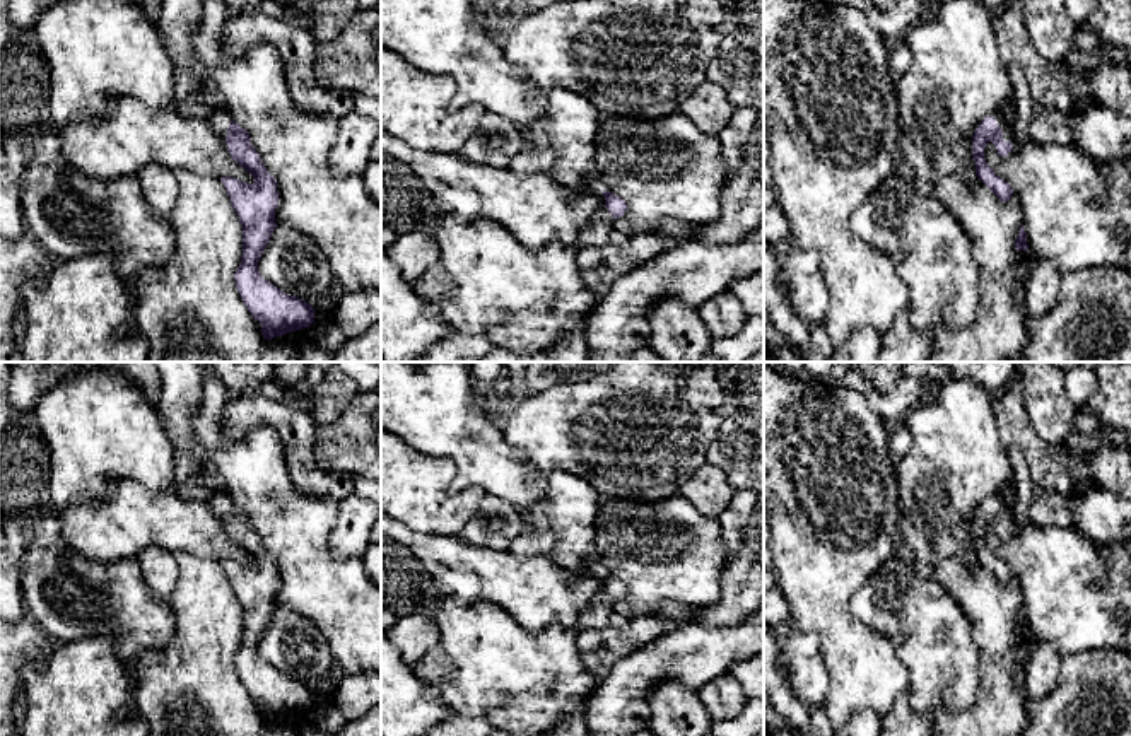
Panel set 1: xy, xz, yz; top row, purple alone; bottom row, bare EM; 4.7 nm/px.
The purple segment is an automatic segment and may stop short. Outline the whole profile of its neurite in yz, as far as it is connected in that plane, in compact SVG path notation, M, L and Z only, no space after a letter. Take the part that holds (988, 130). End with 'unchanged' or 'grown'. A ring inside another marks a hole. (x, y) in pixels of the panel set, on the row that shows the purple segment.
M999 114L986 116L972 135L972 159L976 162L976 174L1005 203L1010 202L1013 190L987 166L984 149L989 142L993 142L998 154L1006 157L1013 150L1015 138L1015 123L1008 123Z; grown

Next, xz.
M603 191L605 207L600 208L583 236L584 246L605 246L610 232L615 229L613 222L627 212L627 203L612 191Z; grown

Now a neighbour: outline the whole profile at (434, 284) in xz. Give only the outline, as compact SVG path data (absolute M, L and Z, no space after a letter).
M437 265L429 268L412 287L427 302L427 313L441 313L441 299L449 292L449 277Z

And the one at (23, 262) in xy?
M29 234L15 239L0 236L0 362L9 362L15 343L14 319L22 306L21 289L46 283L55 263Z

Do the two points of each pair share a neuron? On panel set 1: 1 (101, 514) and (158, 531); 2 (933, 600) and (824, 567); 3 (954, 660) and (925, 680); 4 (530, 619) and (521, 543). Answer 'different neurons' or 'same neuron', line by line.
1: same neuron
2: different neurons
3: same neuron
4: different neurons

